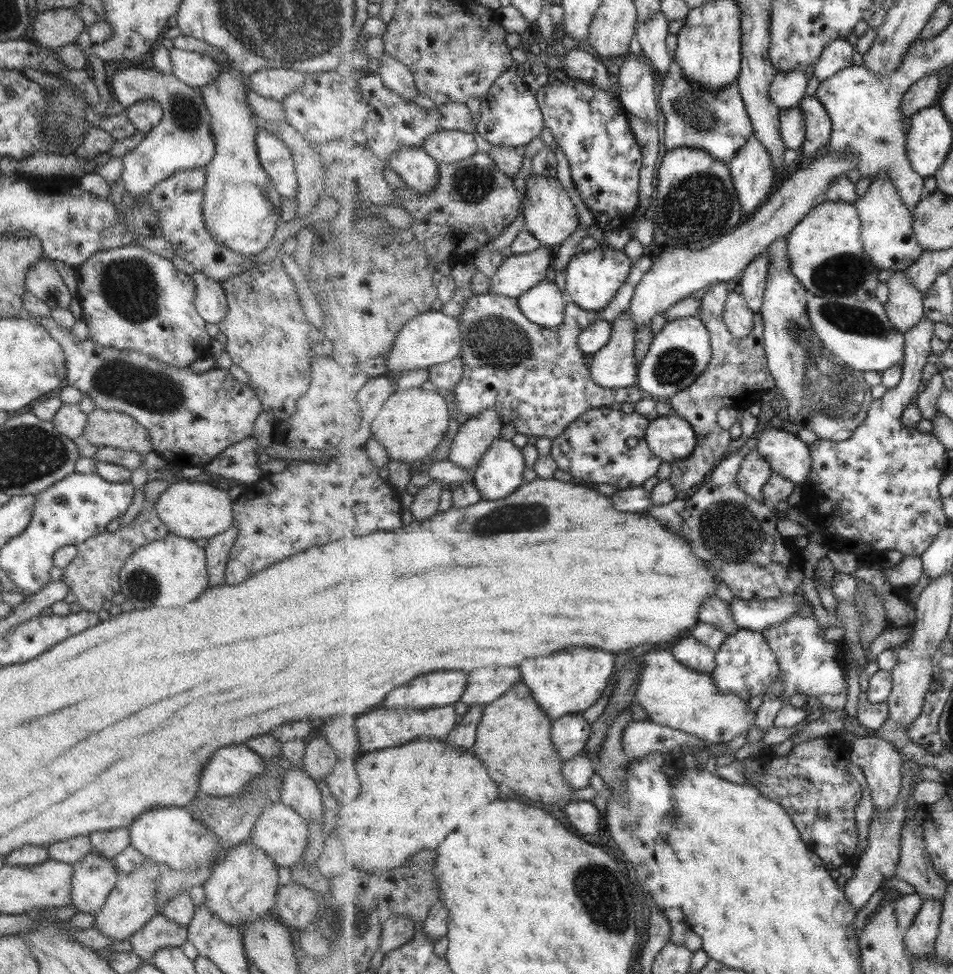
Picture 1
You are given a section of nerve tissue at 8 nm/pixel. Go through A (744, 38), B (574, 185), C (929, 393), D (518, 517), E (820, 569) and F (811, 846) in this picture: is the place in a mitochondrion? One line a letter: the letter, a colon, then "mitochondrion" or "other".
A: other
B: other
C: other
D: mitochondrion
E: other
F: other

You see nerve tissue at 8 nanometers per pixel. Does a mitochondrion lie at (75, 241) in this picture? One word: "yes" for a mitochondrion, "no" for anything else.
no

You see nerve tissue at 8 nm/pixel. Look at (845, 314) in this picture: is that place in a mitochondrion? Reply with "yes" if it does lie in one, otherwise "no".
yes

